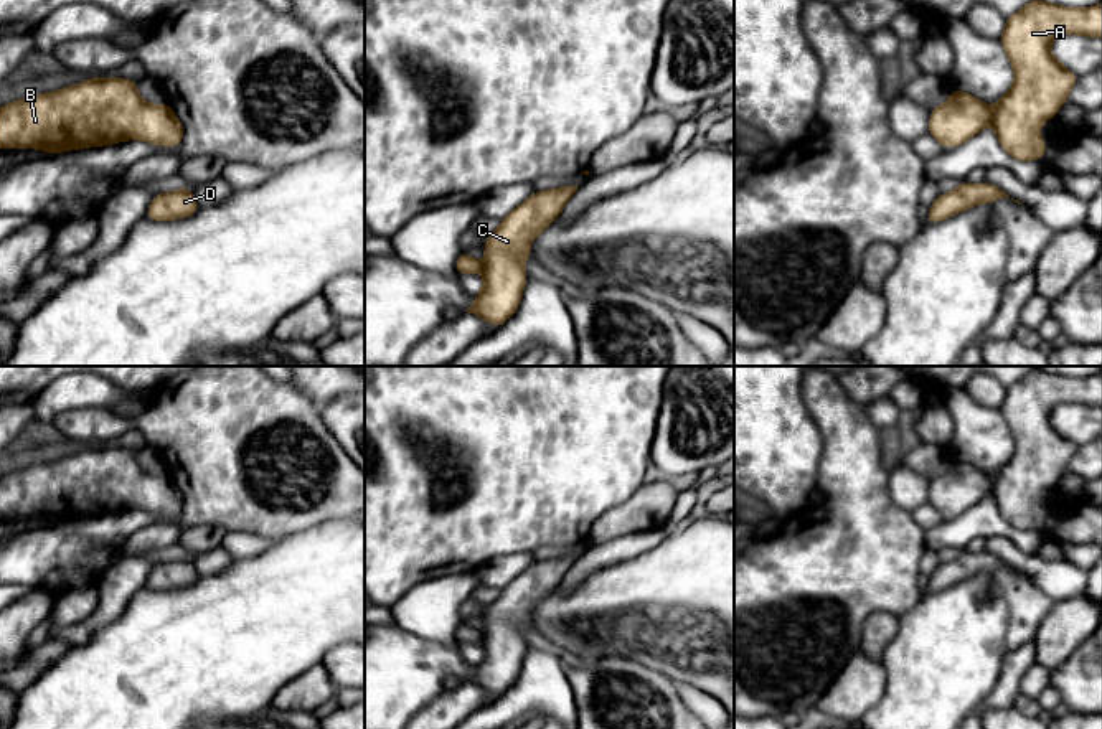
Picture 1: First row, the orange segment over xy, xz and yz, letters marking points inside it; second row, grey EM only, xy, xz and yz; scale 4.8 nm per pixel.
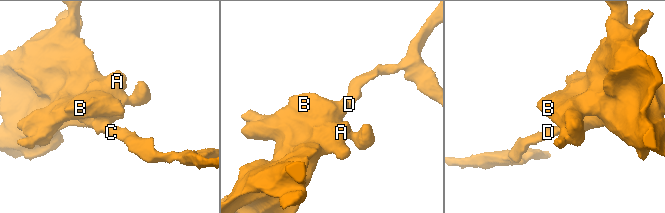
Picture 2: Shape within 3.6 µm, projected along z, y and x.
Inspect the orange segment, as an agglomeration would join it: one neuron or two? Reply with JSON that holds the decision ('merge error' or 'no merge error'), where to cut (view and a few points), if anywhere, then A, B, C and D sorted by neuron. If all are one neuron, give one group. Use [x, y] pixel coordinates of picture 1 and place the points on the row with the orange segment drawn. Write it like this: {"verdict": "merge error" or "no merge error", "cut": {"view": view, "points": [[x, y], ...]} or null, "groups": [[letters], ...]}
{"verdict": "no merge error", "cut": null, "groups": [["A", "B", "C", "D"]]}

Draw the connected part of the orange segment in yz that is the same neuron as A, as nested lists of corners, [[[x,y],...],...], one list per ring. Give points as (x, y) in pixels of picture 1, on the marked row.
[[[1031,0],[1008,16],[1000,40],[1015,71],[1011,89],[993,107],[952,89],[949,101],[930,111],[929,134],[952,148],[991,125],[1015,160],[1044,158],[1039,125],[1056,117],[1079,81],[1051,54],[1057,35],[1102,36],[1102,3],[1071,8]]]

